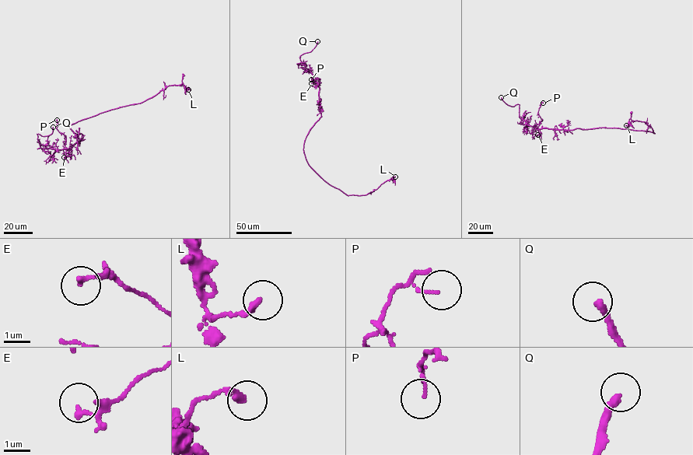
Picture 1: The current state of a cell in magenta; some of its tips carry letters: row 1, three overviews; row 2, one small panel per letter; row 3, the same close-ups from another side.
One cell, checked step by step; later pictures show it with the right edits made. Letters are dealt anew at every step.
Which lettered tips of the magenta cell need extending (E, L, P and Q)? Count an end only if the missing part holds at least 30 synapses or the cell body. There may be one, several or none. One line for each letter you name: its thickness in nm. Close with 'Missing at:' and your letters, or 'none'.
Q: Thickness 280 nm
Missing at: Q

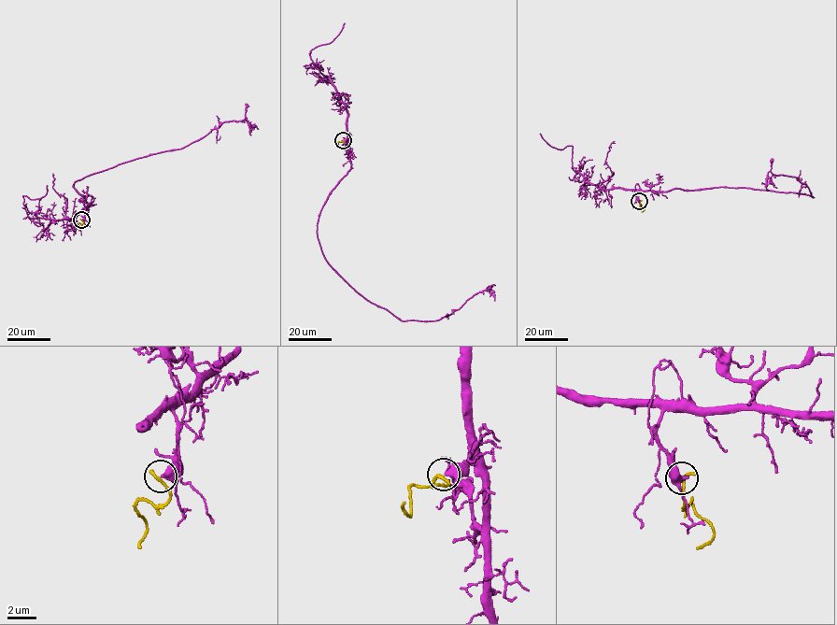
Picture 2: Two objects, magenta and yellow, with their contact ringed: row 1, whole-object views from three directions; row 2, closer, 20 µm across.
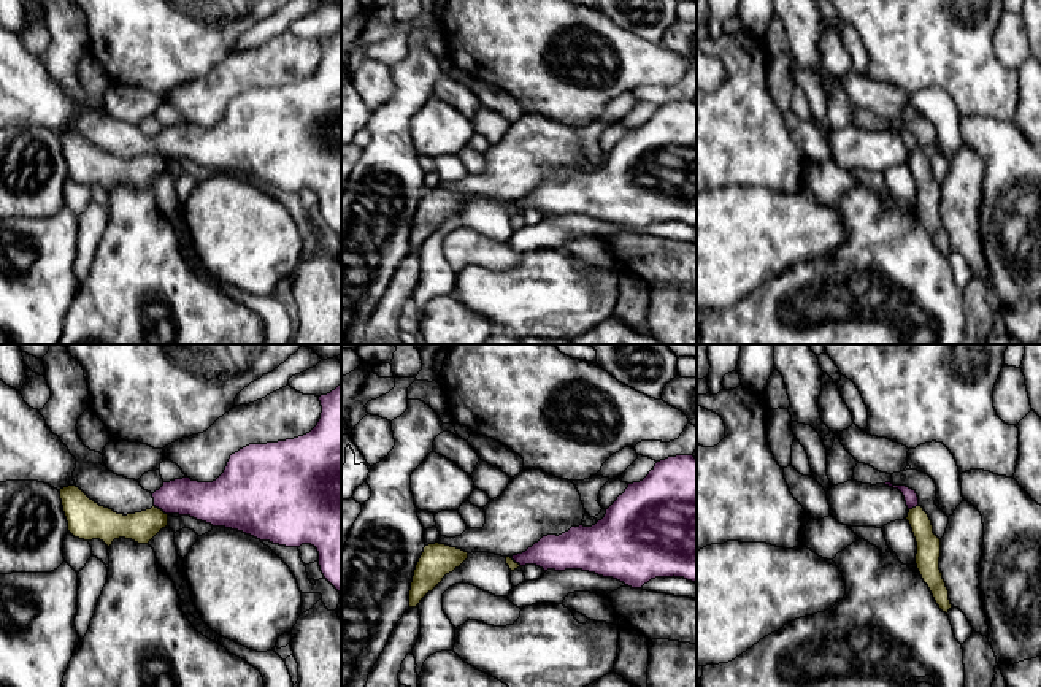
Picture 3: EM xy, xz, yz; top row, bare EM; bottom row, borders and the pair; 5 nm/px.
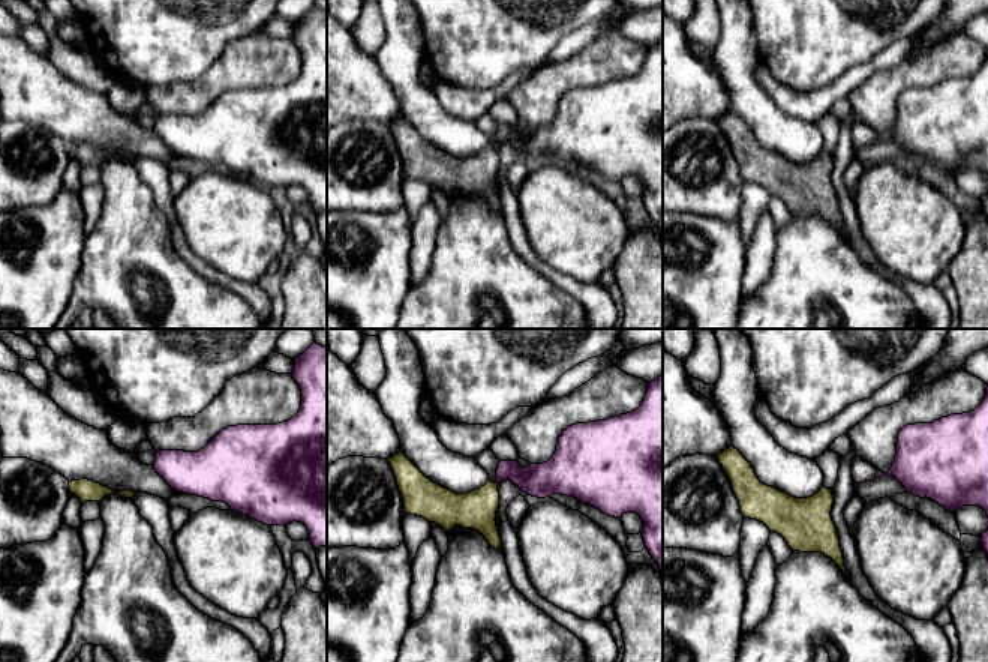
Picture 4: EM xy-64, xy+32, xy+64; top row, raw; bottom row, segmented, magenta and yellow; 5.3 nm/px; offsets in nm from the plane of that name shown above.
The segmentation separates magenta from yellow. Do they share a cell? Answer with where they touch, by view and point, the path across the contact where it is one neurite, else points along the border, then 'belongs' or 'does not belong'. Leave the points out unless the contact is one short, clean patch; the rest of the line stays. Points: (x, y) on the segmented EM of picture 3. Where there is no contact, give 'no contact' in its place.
contact xy (161, 508); border xy (154, 505), (167, 514); does not belong

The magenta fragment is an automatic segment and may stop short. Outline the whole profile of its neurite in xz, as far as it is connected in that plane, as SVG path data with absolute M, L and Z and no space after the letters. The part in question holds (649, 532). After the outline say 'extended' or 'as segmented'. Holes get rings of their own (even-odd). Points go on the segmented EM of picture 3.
M697 459L657 462L595 525L543 536L511 558L544 571L582 570L632 589L673 576L697 584Z; as segmented

